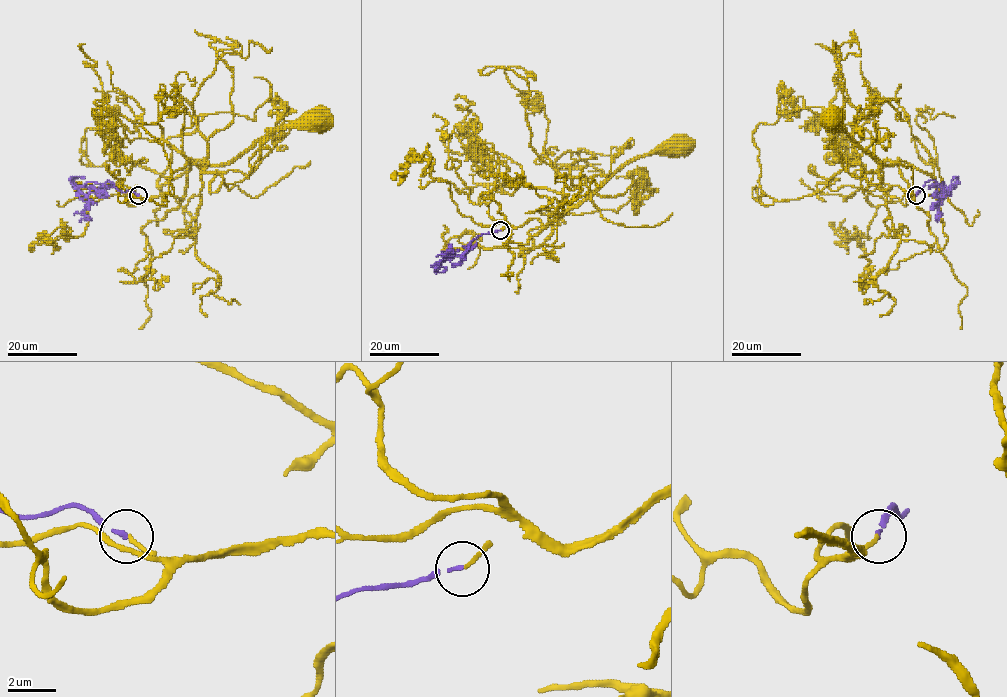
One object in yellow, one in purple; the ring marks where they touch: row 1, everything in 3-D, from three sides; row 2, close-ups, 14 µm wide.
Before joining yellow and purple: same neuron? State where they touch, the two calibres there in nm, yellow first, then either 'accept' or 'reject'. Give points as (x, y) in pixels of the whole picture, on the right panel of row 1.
at (916, 195); 160 nm thick on the yellow side, 140 nm on the other; accept

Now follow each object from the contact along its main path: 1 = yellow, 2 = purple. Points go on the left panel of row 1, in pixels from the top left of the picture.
1: (138, 194), (142, 198), (164, 194), (183, 197), (189, 159), (225, 165), (234, 161), (274, 131), (316, 119)
2: (138, 194), (122, 192), (108, 180), (104, 184), (89, 181), (81, 187), (70, 181), (73, 177), (83, 178)

